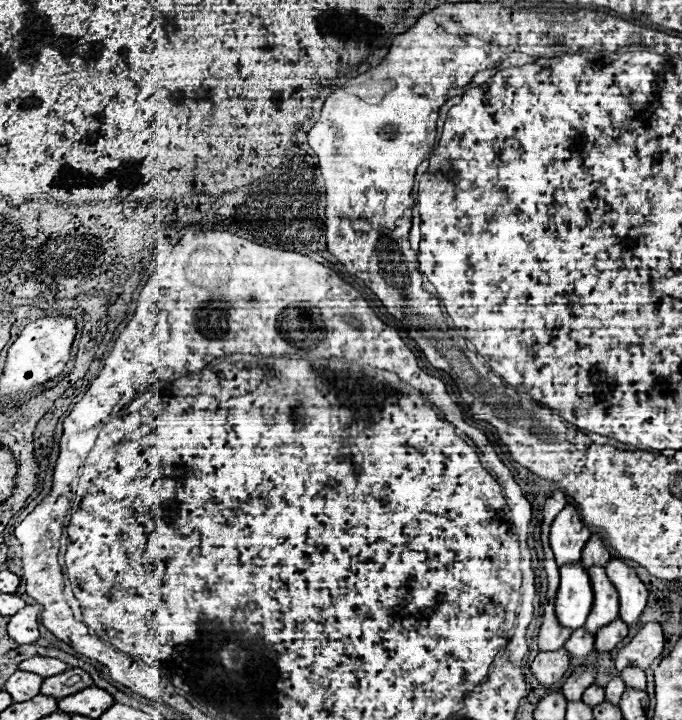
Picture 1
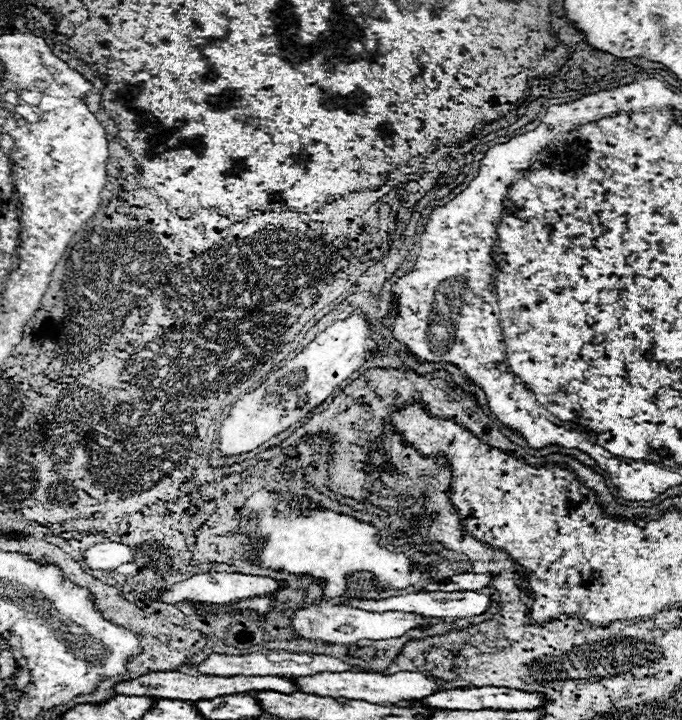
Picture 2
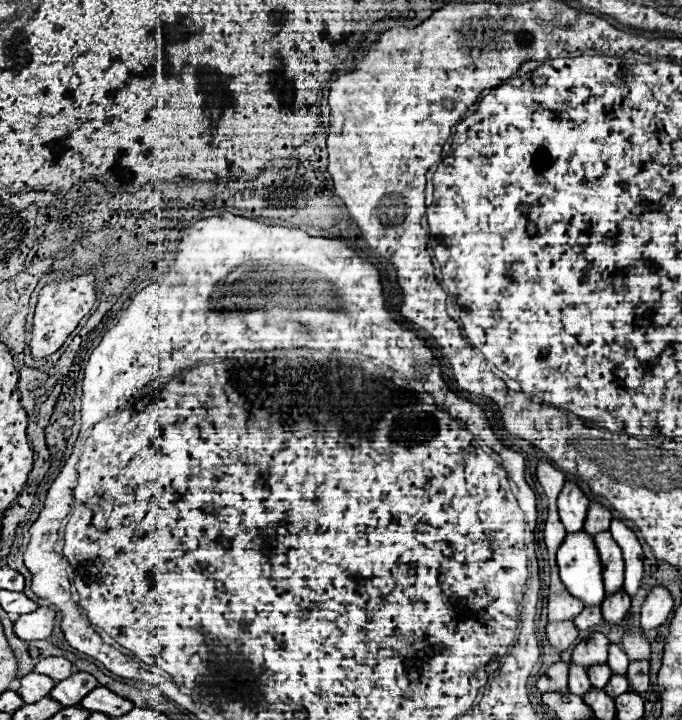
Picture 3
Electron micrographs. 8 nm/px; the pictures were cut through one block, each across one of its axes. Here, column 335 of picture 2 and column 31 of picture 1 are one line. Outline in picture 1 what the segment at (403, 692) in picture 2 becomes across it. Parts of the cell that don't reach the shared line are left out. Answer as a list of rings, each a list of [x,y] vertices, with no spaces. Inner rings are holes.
[[[16,670],[4,684],[4,690],[8,690],[8,694],[12,696],[14,702],[26,702],[28,698],[40,694],[40,686],[42,686],[42,676],[34,676],[32,672],[24,672],[24,670]]]

